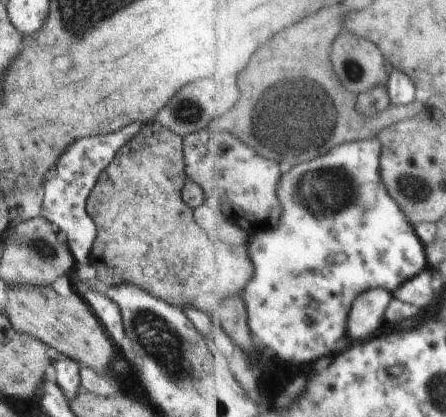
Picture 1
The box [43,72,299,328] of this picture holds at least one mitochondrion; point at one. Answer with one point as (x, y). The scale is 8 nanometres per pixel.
(189, 111)

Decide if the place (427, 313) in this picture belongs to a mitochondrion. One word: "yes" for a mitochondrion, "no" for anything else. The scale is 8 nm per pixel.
no

